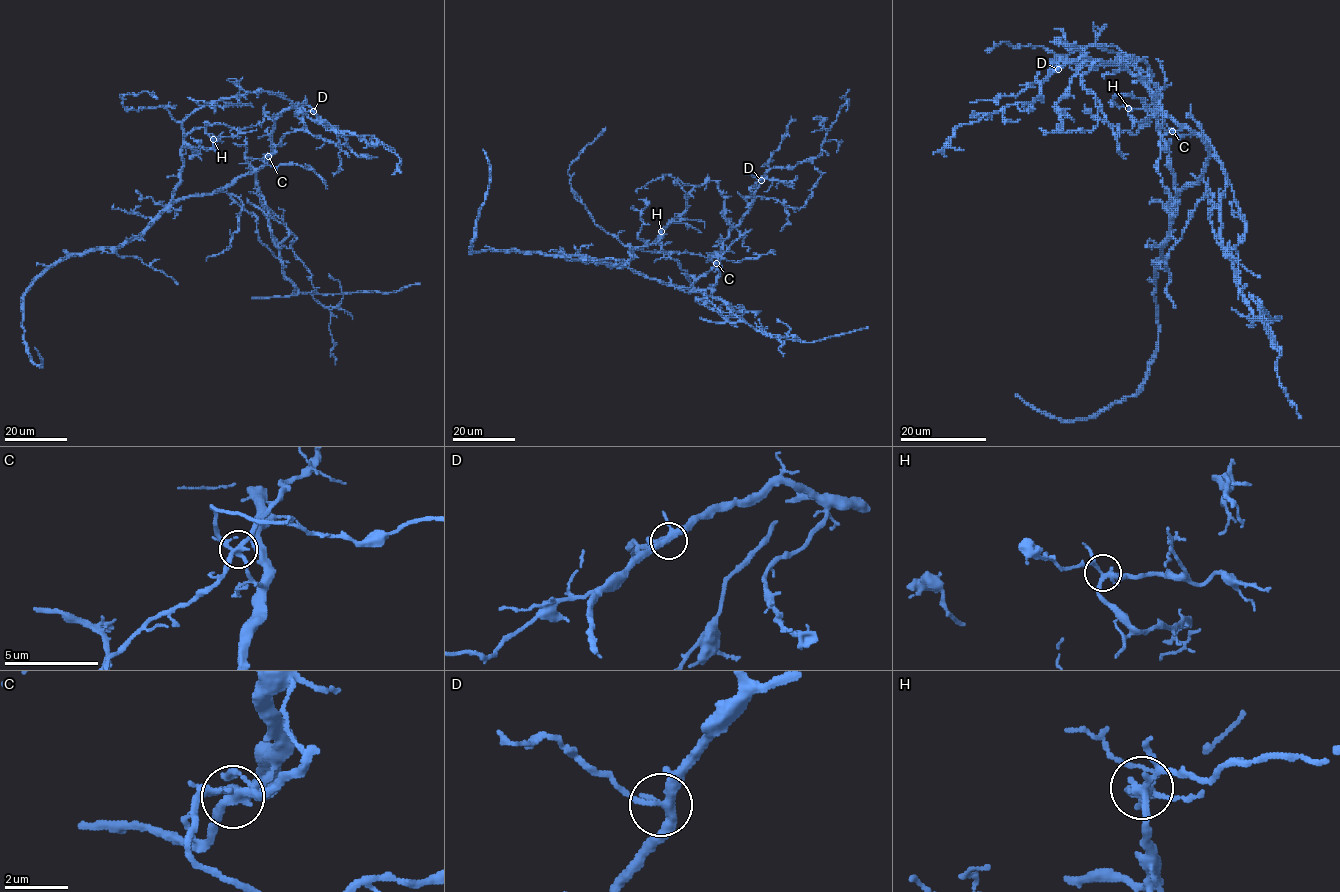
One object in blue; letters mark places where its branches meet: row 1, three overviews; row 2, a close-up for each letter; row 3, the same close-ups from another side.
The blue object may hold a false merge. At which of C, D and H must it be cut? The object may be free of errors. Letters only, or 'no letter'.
C

